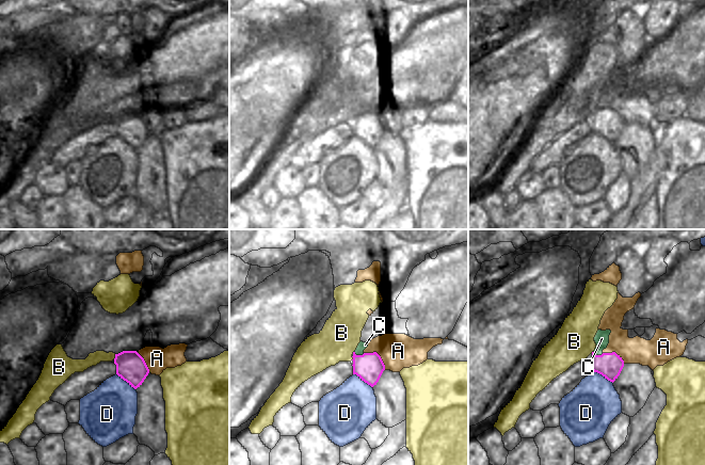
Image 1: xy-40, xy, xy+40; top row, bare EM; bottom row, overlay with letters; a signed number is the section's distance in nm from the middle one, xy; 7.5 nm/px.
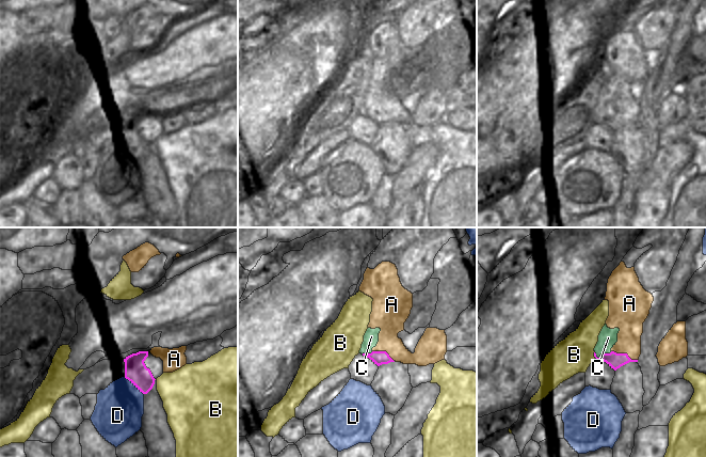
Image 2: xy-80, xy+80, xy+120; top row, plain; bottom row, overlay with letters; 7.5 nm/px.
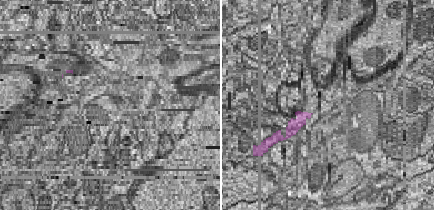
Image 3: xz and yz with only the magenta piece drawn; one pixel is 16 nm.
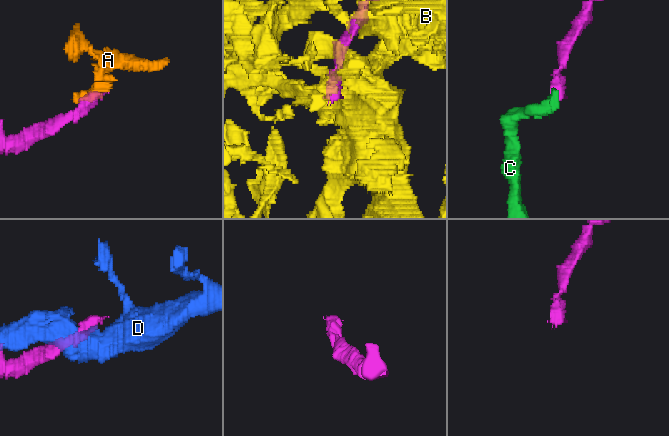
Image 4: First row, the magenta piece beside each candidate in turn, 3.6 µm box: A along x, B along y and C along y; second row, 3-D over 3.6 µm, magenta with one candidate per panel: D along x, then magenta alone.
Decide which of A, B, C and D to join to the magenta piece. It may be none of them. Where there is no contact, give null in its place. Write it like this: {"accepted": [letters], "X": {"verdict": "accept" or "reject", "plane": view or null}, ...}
{"accepted": [], "A": {"verdict": "reject", "plane": "xy"}, "B": {"verdict": "reject", "plane": "xy-40"}, "C": {"verdict": "reject", "plane": "xy"}, "D": {"verdict": "reject", "plane": "xy-40"}}

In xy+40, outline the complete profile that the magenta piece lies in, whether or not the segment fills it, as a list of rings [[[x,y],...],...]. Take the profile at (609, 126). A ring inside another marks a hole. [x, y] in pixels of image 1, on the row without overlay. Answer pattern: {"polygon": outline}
{"polygon": [[[592,113],[586,122],[591,127],[592,132],[602,135],[612,144],[618,140],[624,128],[624,122],[615,113],[603,114],[602,116],[595,116]]]}

